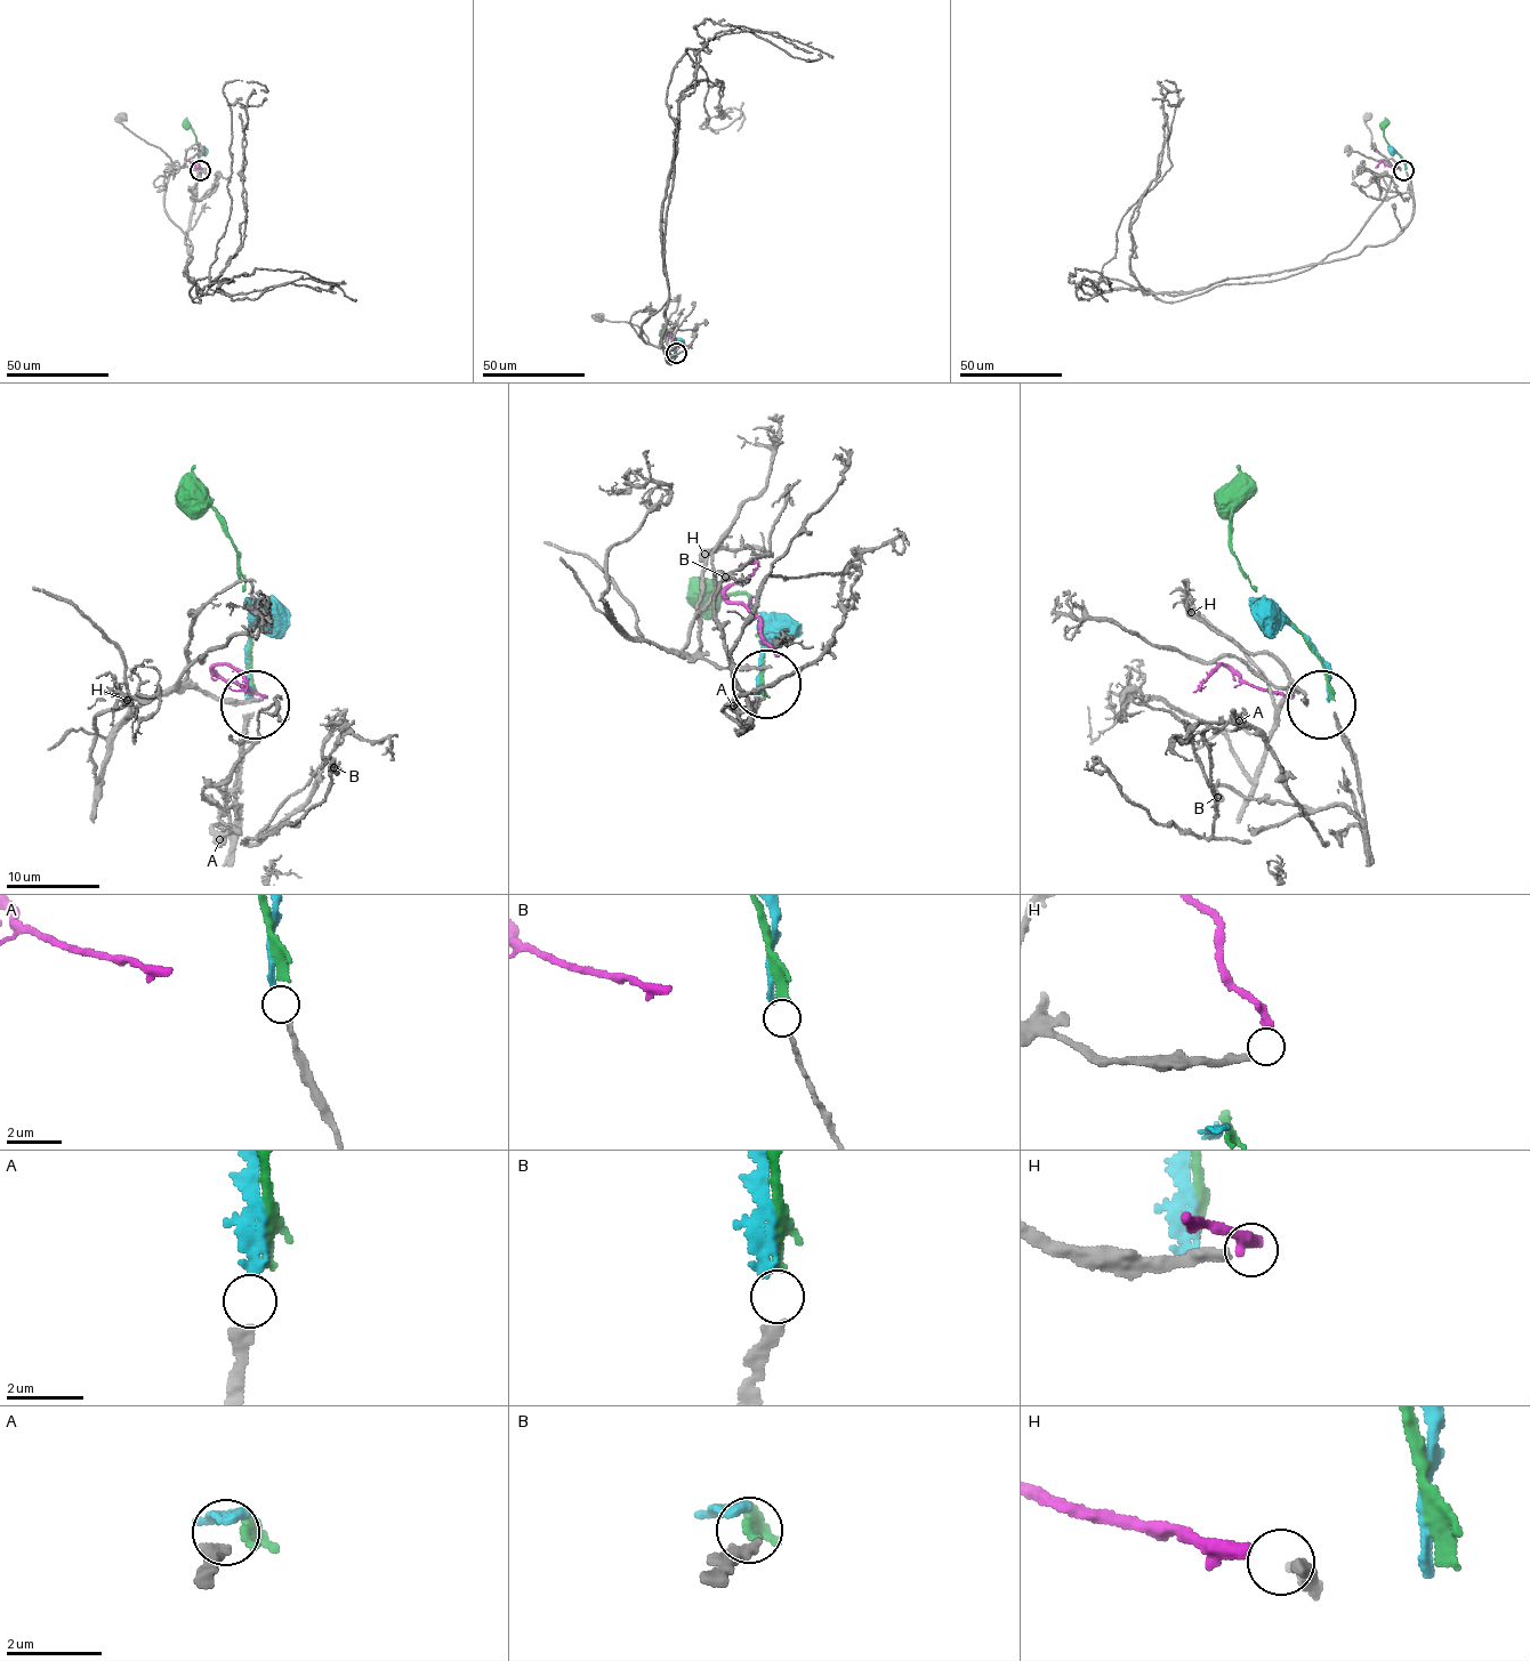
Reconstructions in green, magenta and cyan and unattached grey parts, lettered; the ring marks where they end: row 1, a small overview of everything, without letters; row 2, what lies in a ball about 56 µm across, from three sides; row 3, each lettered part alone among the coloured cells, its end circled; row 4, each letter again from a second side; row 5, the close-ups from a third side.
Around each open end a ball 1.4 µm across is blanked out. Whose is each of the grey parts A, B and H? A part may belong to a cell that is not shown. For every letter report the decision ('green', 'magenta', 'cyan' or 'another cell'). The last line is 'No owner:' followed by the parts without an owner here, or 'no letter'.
A: cyan
B: green
H: magenta
No owner: no letter

